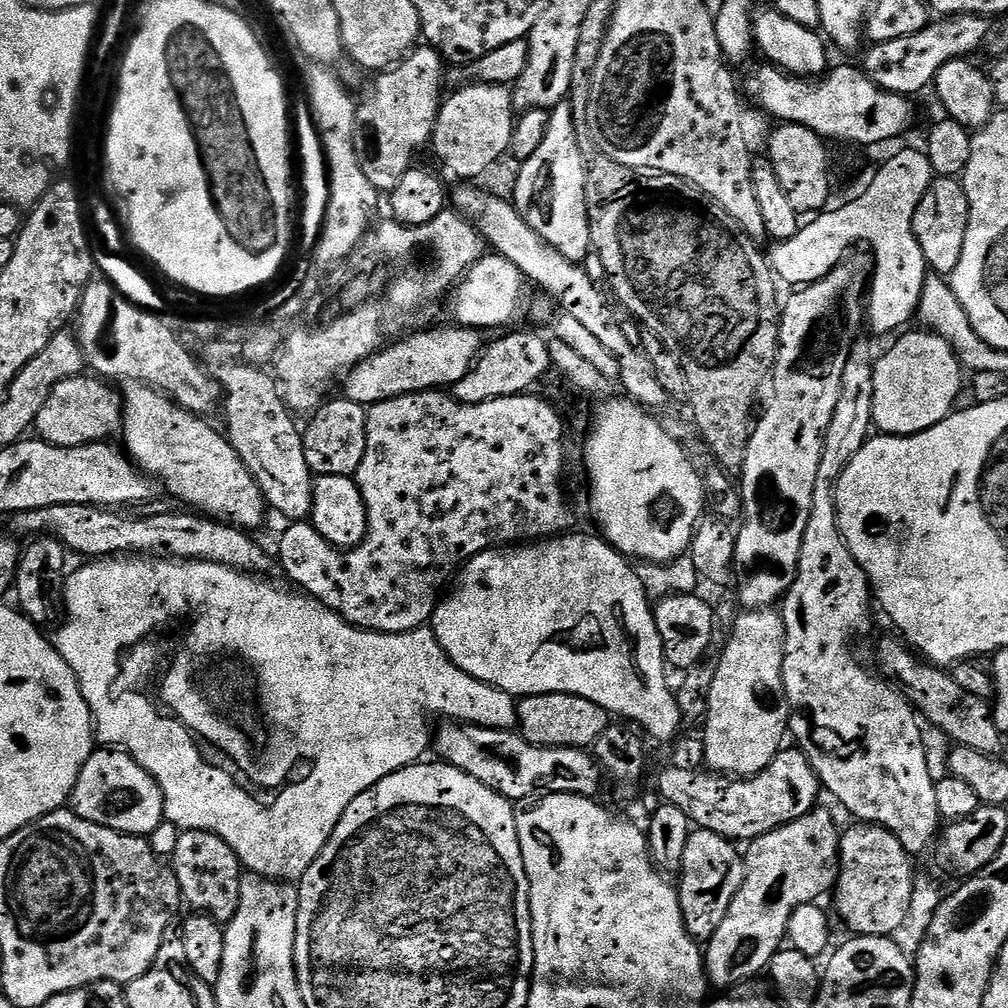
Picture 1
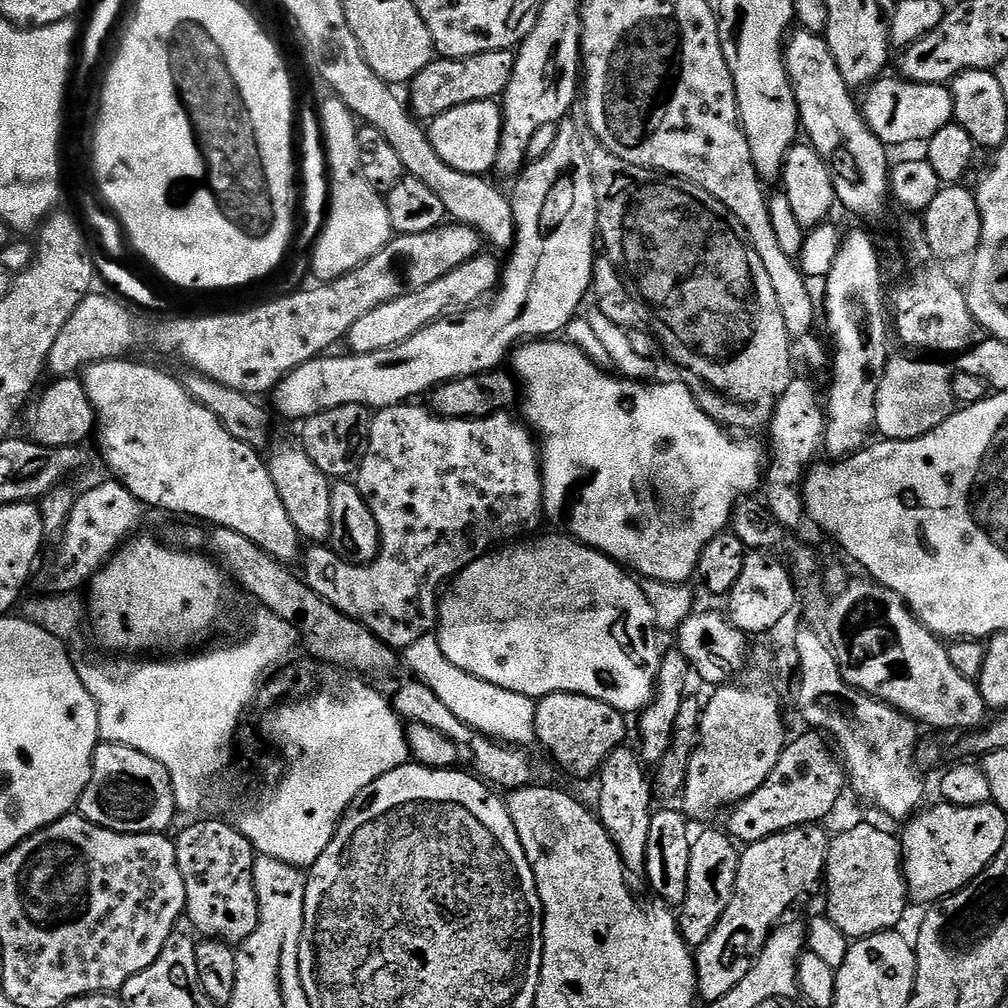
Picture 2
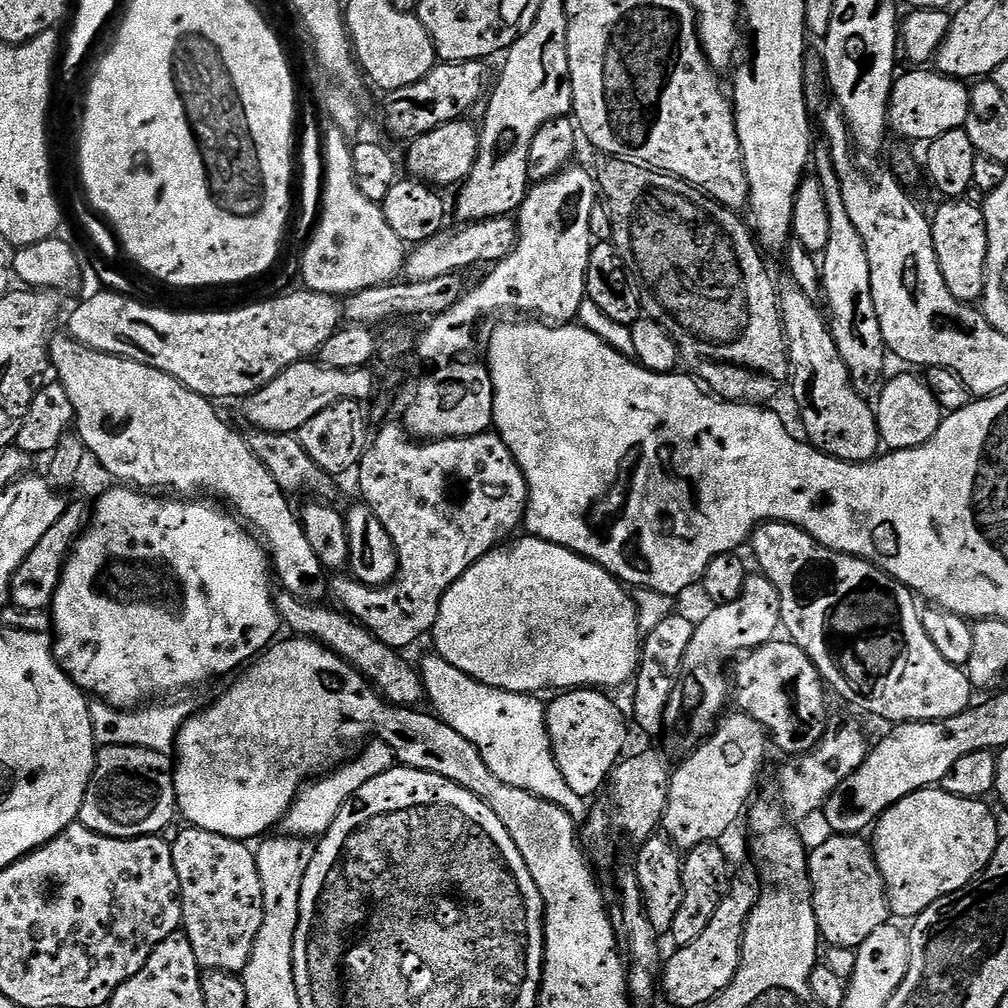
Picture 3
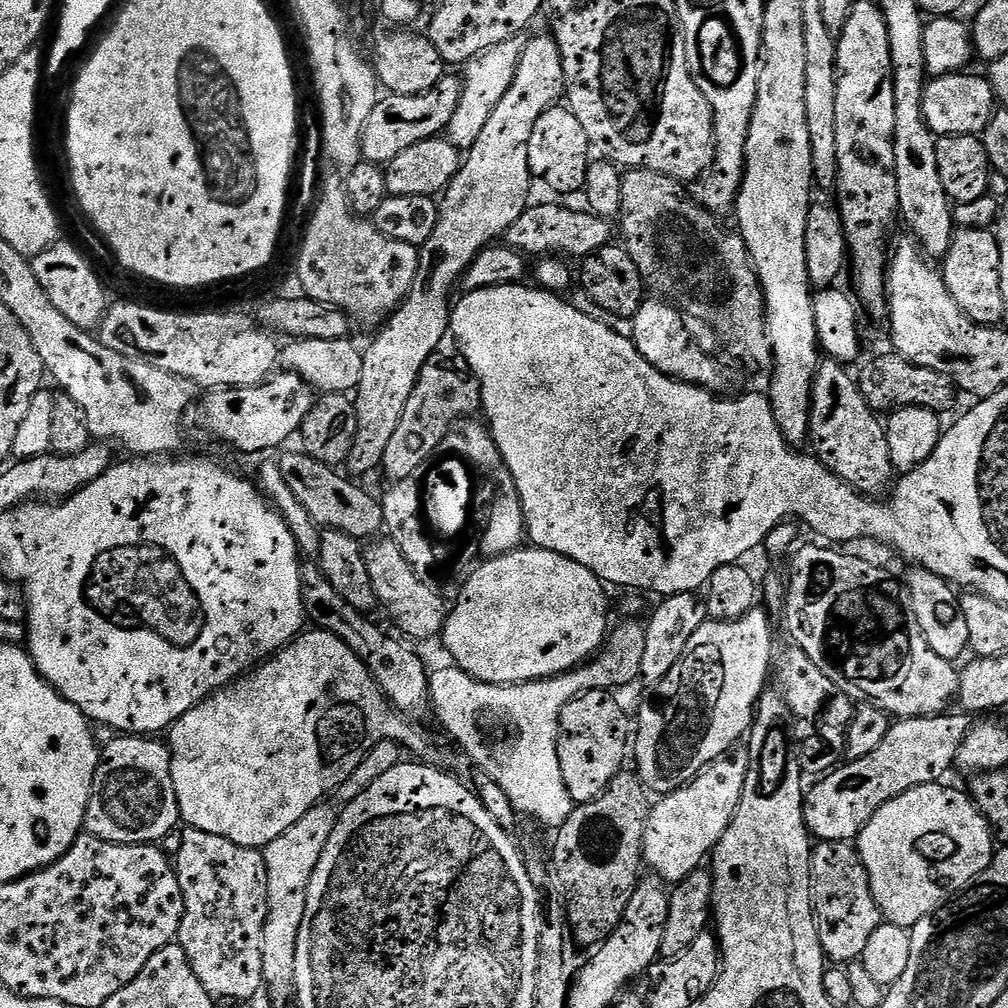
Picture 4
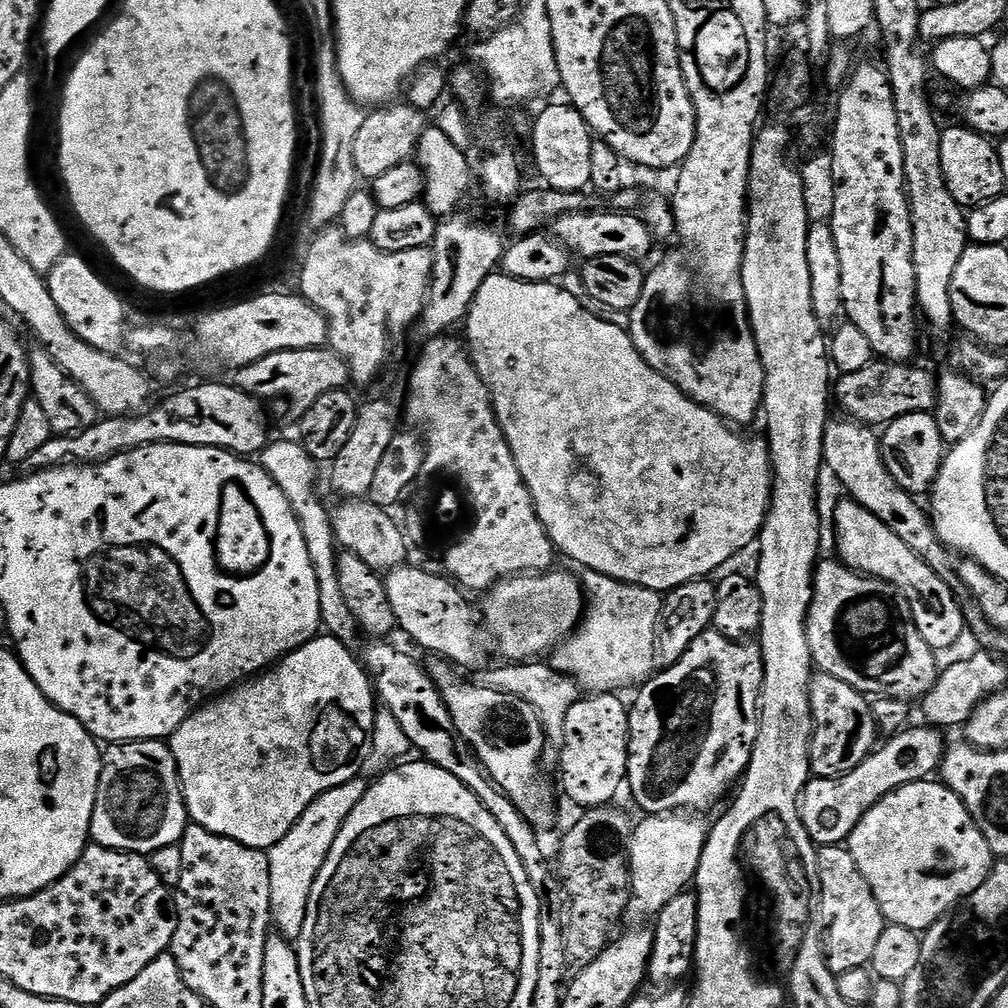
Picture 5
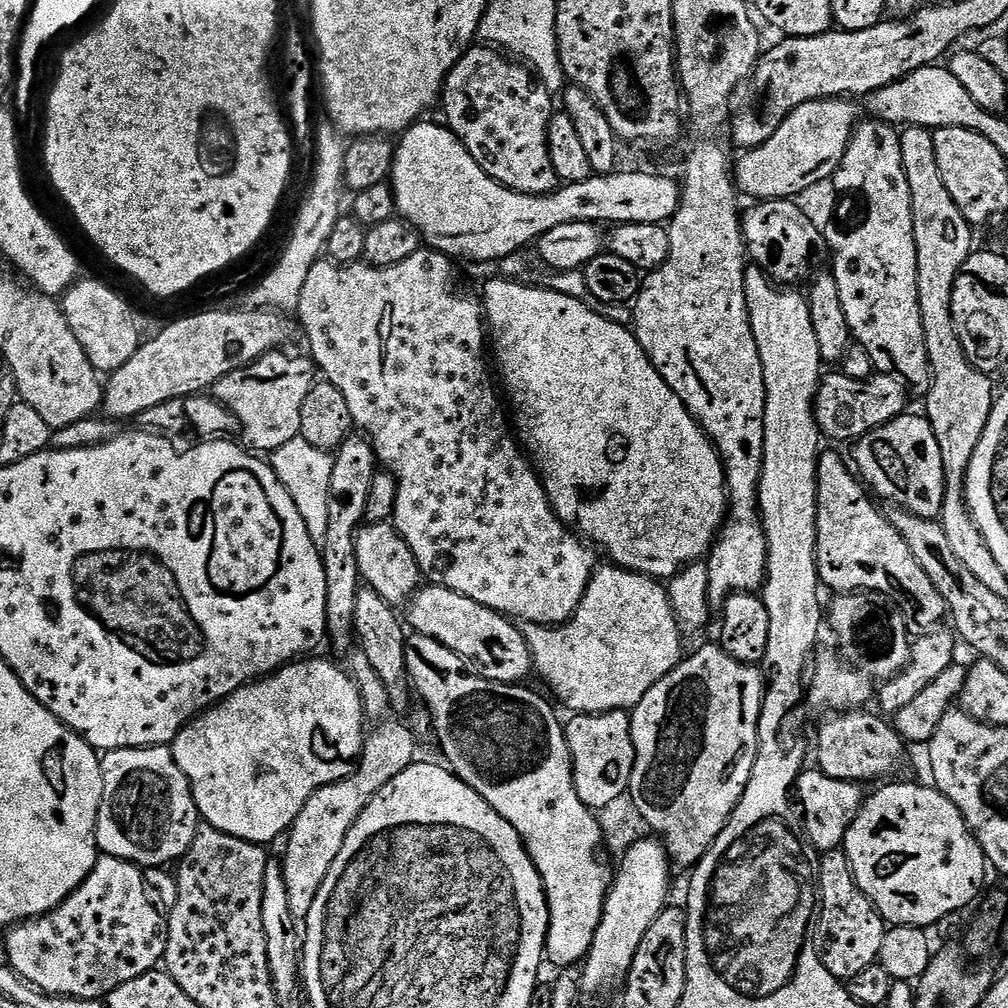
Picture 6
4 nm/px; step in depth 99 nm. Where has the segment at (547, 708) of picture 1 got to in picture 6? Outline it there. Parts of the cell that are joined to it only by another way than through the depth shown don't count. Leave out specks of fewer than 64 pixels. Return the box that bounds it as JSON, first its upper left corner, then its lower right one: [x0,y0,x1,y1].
[564,711,636,810]

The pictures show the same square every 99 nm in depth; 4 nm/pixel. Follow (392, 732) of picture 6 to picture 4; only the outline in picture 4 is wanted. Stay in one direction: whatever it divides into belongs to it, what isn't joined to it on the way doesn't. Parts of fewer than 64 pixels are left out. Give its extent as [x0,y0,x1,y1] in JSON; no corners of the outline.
[262,802,337,996]

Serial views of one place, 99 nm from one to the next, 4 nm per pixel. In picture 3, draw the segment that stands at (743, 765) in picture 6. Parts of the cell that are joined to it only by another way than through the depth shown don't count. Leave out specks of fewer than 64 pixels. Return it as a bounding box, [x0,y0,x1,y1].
[662,574,781,757]

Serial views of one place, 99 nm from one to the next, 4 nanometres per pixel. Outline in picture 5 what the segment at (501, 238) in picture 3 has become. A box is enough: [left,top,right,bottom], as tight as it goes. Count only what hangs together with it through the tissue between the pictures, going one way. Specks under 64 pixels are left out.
[550,210,654,262]

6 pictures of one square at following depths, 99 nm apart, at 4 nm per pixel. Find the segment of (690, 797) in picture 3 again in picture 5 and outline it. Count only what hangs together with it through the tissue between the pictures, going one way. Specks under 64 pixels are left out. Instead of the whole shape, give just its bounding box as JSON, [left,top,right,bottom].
[627,810,710,922]

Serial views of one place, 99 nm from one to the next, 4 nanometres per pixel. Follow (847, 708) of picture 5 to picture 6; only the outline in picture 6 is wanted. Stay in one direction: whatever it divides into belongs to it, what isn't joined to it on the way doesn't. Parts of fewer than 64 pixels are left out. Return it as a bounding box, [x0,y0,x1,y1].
[816,710,906,782]

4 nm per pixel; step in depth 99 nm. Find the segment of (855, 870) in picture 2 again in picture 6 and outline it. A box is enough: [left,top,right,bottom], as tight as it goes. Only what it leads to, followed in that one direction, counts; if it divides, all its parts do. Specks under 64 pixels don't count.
[814,850,886,982]

